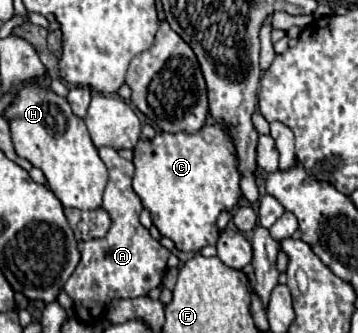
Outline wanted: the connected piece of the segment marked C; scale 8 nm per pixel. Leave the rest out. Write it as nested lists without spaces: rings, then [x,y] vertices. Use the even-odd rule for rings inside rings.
[[[223,123],[205,125],[197,133],[165,133],[159,131],[153,139],[139,139],[135,145],[133,165],[133,191],[139,195],[143,207],[151,213],[153,225],[159,229],[163,237],[169,237],[179,251],[195,251],[205,245],[215,245],[217,241],[217,217],[223,211],[233,211],[241,193],[241,173],[239,173],[239,159],[235,151],[235,143],[231,139],[231,131],[225,131]]]

